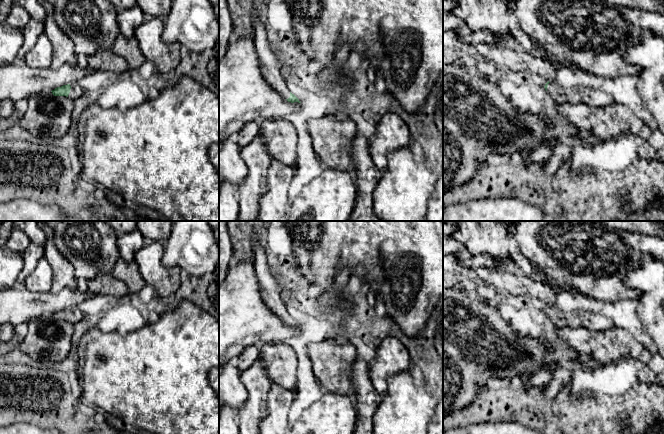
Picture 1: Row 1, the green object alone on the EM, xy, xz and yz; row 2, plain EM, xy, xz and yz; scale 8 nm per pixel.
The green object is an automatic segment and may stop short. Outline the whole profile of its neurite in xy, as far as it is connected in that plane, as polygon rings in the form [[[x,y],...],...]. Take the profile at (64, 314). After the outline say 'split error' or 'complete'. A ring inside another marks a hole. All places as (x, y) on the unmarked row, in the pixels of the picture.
[[[71,307],[57,311],[51,316],[54,320],[66,320],[71,324],[74,324],[82,319],[83,313],[78,307]]]; split error

